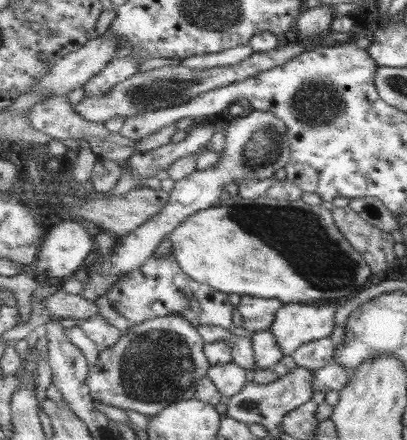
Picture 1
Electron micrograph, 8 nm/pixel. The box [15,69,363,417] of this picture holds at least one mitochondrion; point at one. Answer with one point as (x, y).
(303, 237)

